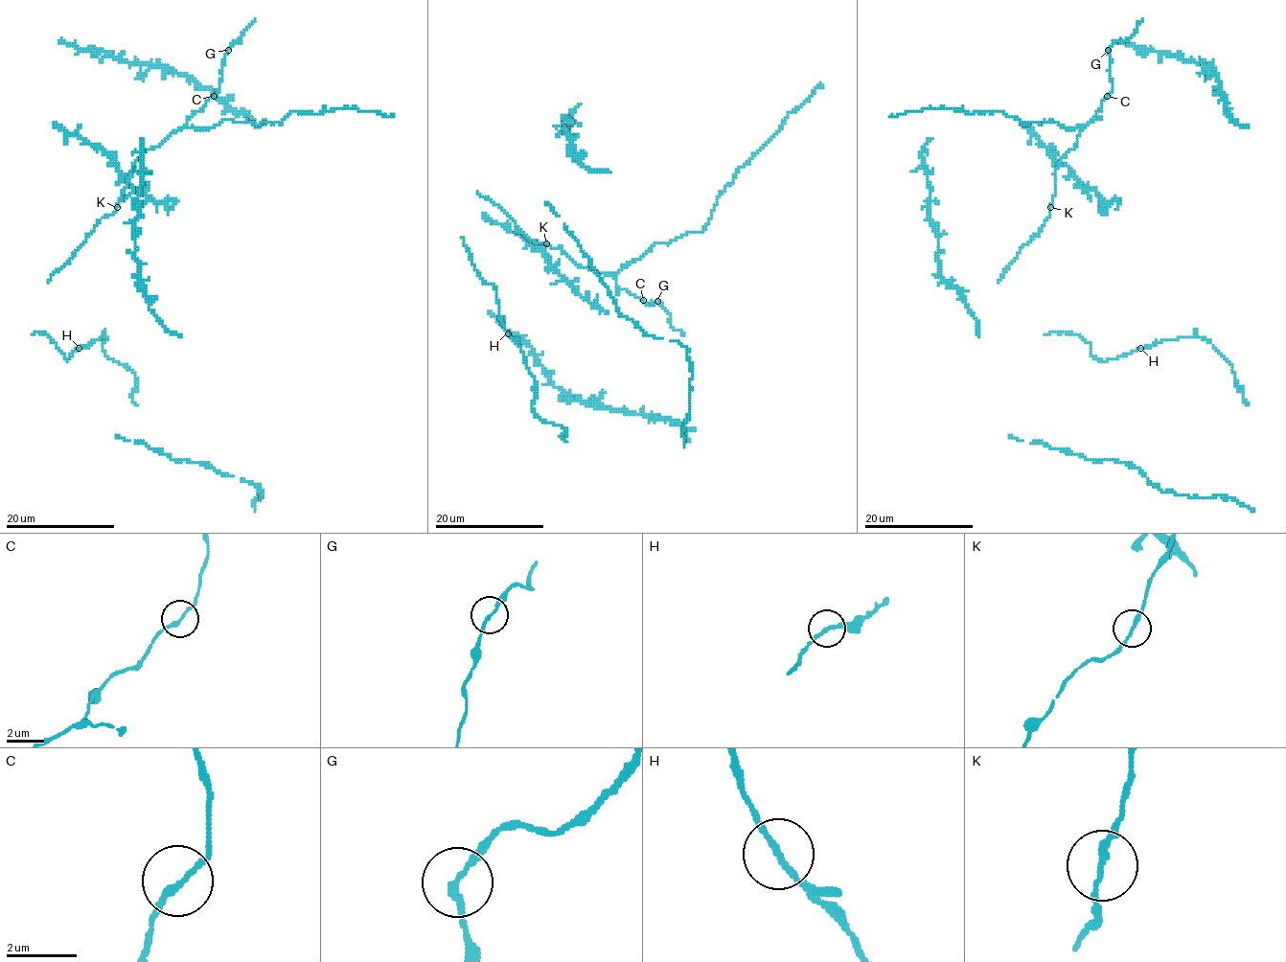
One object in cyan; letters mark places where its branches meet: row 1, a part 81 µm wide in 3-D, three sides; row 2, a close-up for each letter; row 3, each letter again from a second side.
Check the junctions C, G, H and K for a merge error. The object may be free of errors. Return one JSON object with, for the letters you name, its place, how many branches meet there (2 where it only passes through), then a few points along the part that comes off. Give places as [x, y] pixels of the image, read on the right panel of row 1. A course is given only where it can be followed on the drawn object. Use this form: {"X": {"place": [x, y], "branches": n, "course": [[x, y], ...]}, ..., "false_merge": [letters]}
{"false_merge": []}

